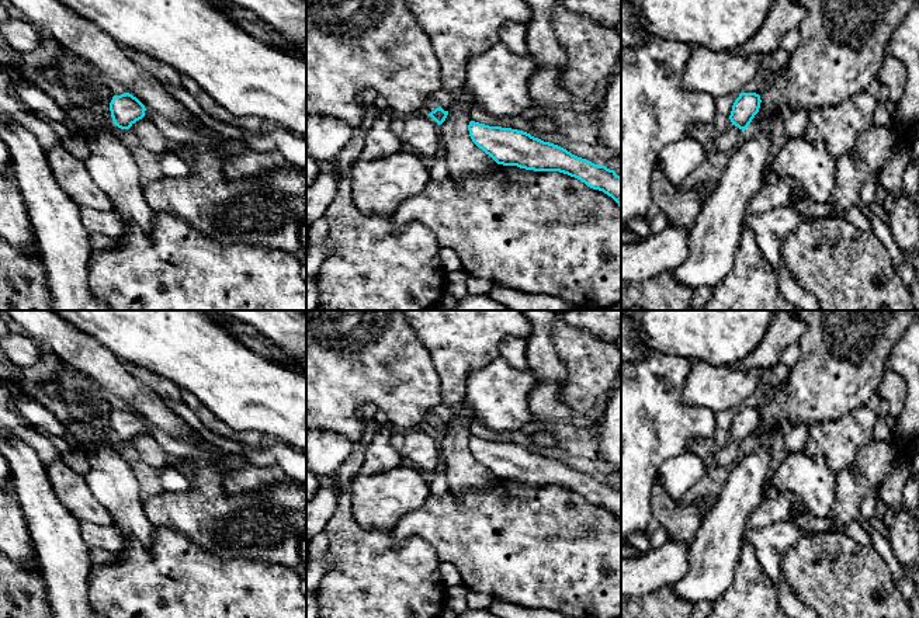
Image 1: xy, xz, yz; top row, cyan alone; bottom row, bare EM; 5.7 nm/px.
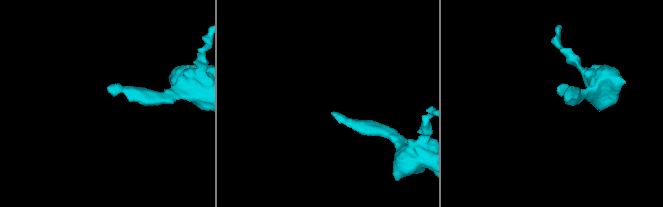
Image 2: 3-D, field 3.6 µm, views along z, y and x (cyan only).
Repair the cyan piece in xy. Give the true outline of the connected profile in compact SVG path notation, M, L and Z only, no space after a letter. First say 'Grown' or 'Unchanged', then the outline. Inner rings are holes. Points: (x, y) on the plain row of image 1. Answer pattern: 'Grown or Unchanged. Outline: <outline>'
Grown. Outline: M132 409L114 410L110 417L114 438L125 454L131 454L129 442L145 431L145 420Z

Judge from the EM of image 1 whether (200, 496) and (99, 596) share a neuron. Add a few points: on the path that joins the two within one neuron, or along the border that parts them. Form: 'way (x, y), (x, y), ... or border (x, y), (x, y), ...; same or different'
border (153, 527), (179, 531), (196, 545); different

